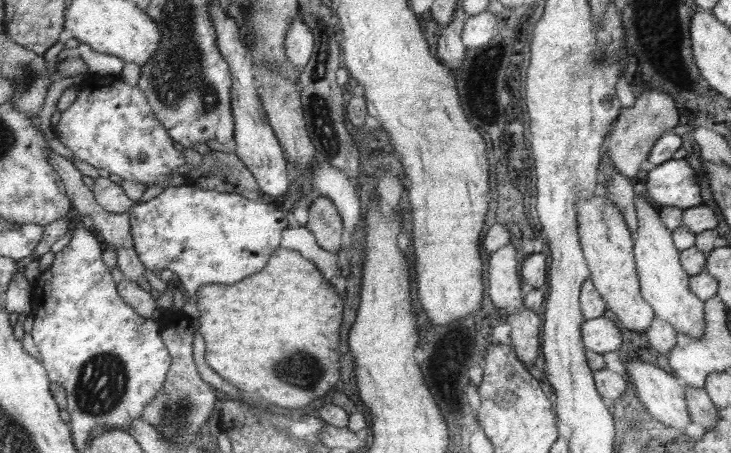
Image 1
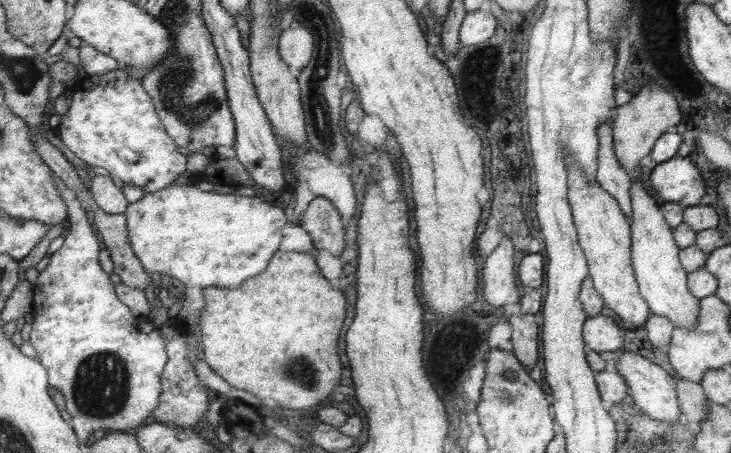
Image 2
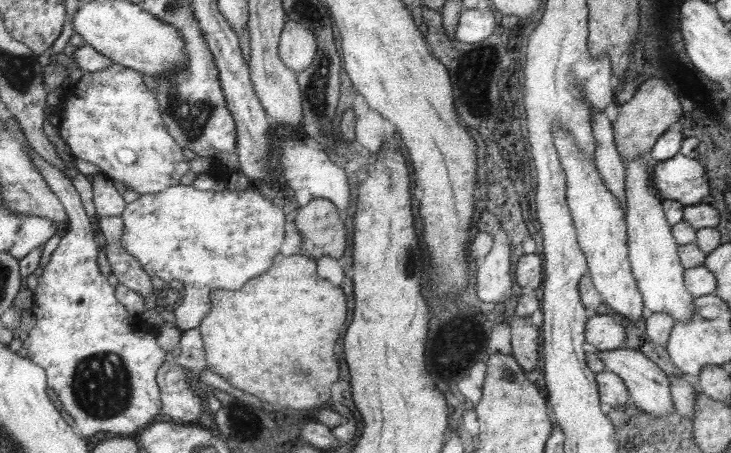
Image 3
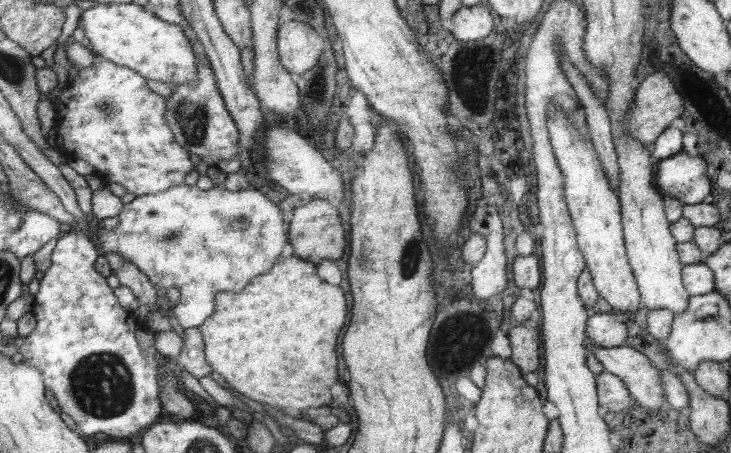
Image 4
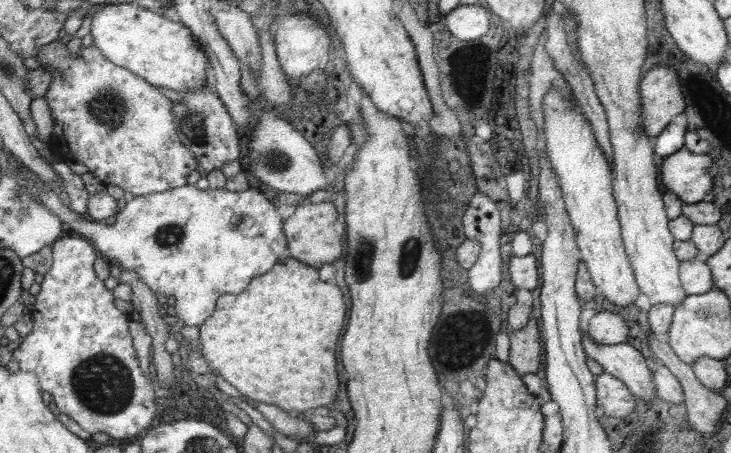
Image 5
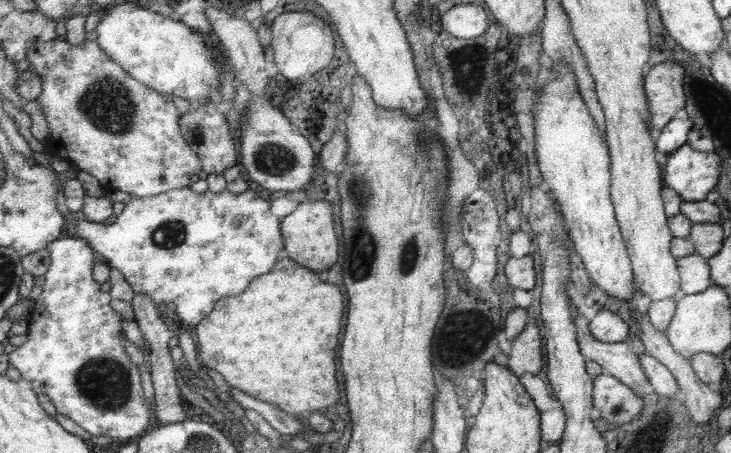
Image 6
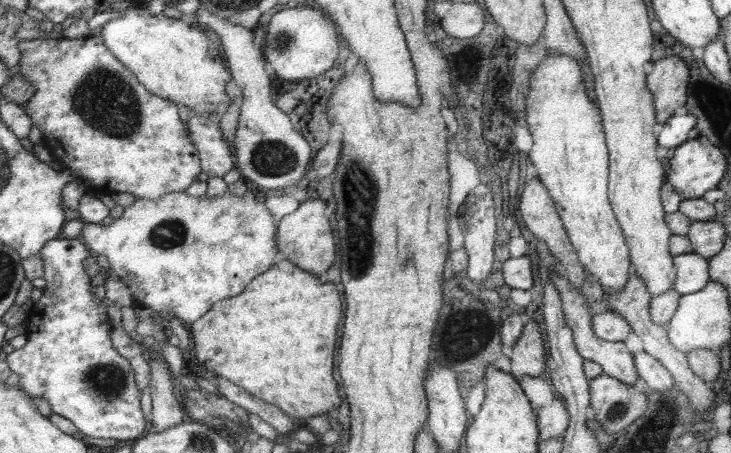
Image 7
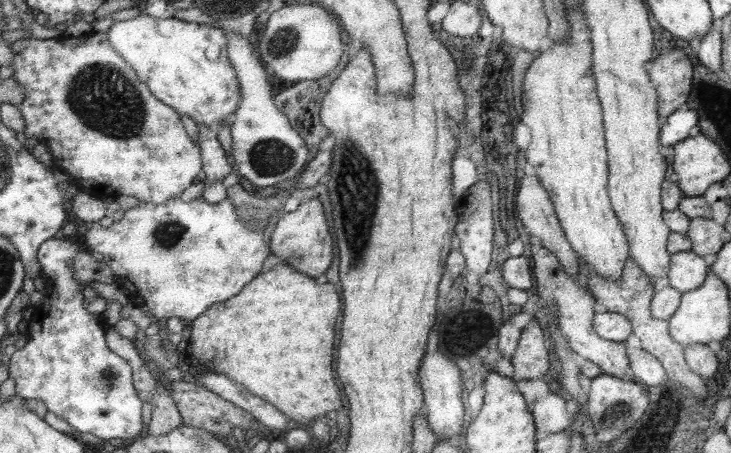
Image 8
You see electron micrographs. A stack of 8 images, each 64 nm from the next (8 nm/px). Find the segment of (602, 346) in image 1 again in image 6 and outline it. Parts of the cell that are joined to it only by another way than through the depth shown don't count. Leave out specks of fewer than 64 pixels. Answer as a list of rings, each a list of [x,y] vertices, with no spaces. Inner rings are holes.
[[[609,310],[595,312],[589,330],[595,336],[595,340],[603,344],[625,344],[627,338],[627,324],[619,318],[619,314],[613,314]]]

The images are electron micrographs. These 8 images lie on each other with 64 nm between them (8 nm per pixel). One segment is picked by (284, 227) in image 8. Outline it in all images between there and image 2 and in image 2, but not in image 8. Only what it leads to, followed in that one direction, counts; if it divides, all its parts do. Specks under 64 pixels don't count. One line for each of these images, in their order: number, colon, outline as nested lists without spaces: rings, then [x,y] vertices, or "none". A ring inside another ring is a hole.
2: [[[315,198],[307,208],[303,222],[299,224],[311,232],[317,250],[329,250],[335,256],[345,254],[347,222],[329,198]]]
3: [[[313,198],[307,206],[295,210],[293,222],[303,232],[301,254],[315,260],[325,256],[341,260],[349,246],[349,230],[345,228],[345,214],[333,200]]]
4: [[[313,200],[307,204],[297,204],[293,210],[293,220],[291,220],[291,230],[289,230],[289,242],[295,246],[295,256],[309,260],[317,266],[331,264],[333,260],[341,260],[345,250],[347,250],[347,230],[343,228],[343,218],[337,206],[325,200]]]
5: [[[301,202],[301,204],[297,204],[295,214],[285,224],[291,258],[297,258],[303,264],[309,264],[317,270],[323,270],[325,264],[333,264],[343,256],[345,232],[347,230],[339,224],[339,210],[333,202],[321,202],[321,204]]]
6: [[[303,200],[297,210],[283,218],[283,238],[285,238],[285,256],[297,260],[301,266],[311,268],[315,272],[325,272],[331,266],[337,264],[339,260],[339,236],[335,228],[335,218],[333,218],[333,204],[325,200]]]
7: [[[325,200],[301,202],[293,214],[285,216],[279,222],[281,258],[291,260],[299,268],[303,268],[315,276],[323,276],[337,260],[337,238],[333,234],[335,230],[331,226],[331,218],[327,214],[327,208],[329,208],[329,204]]]

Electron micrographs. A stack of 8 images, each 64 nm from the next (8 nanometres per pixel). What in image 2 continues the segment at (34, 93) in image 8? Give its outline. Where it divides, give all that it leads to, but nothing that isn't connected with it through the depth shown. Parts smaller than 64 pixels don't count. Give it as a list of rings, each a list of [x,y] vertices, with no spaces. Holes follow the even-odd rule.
[[[125,66],[107,74],[89,76],[81,90],[75,90],[57,136],[85,164],[105,168],[111,176],[139,186],[145,194],[171,188],[187,170],[187,156],[179,152],[179,144],[167,132],[167,124],[159,116],[151,92]]]

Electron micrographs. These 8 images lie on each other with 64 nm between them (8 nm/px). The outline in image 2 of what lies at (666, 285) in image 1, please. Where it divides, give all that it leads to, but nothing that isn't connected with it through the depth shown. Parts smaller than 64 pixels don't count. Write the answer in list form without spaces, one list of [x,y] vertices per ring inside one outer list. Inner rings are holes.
[[[641,170],[629,172],[631,176],[631,186],[629,186],[629,196],[631,196],[631,260],[633,260],[633,272],[635,280],[639,284],[639,294],[643,300],[649,304],[649,314],[651,316],[663,316],[669,318],[675,328],[683,328],[691,332],[697,326],[699,318],[699,298],[695,298],[689,292],[687,286],[687,270],[679,262],[679,246],[673,238],[673,228],[665,224],[665,216],[661,216],[663,210],[659,210],[657,202],[647,194],[643,184],[639,182]]]

